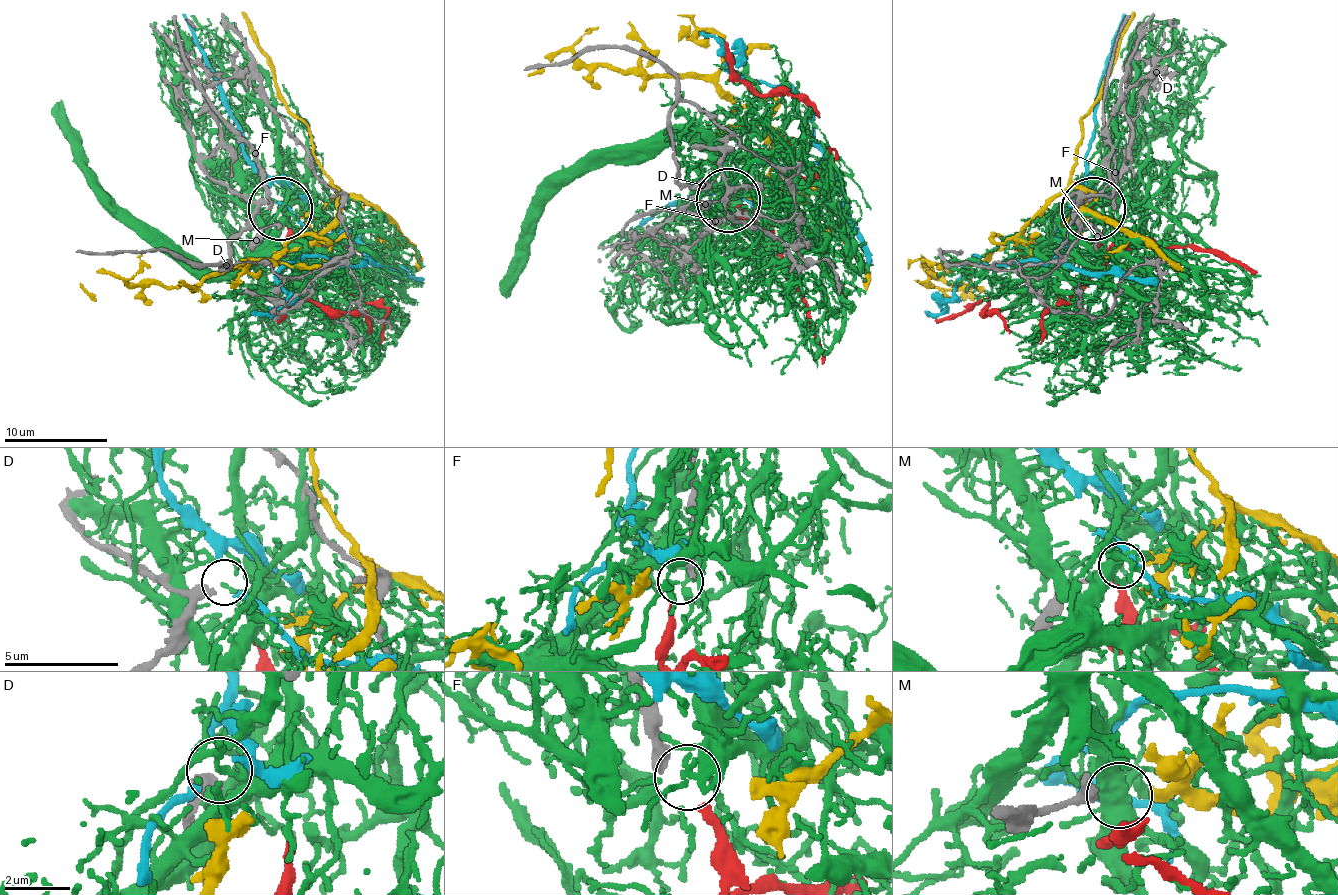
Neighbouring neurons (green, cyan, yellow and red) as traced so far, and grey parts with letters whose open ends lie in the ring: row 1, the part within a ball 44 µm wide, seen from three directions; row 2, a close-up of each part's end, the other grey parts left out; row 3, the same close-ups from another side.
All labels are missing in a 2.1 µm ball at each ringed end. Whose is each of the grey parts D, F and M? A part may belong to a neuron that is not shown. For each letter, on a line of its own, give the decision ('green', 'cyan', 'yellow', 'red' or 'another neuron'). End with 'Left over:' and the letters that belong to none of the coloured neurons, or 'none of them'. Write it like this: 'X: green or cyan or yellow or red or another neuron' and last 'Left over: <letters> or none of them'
D: another neuron
F: red
M: yellow
Left over: D

